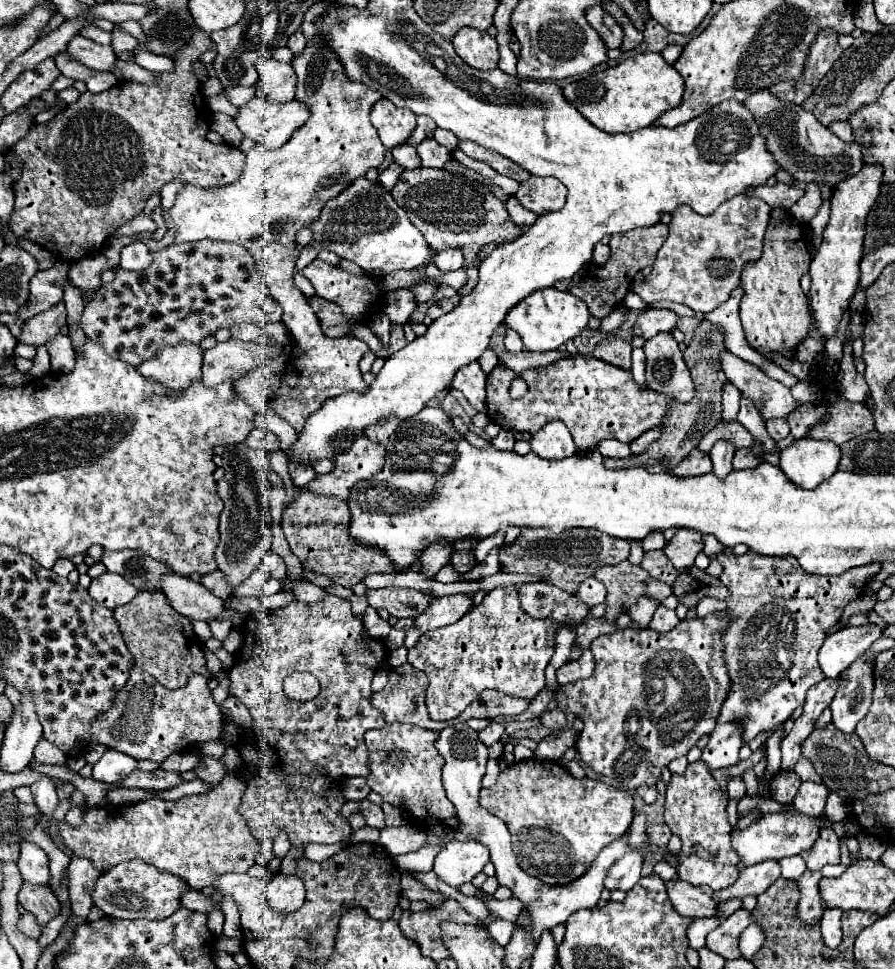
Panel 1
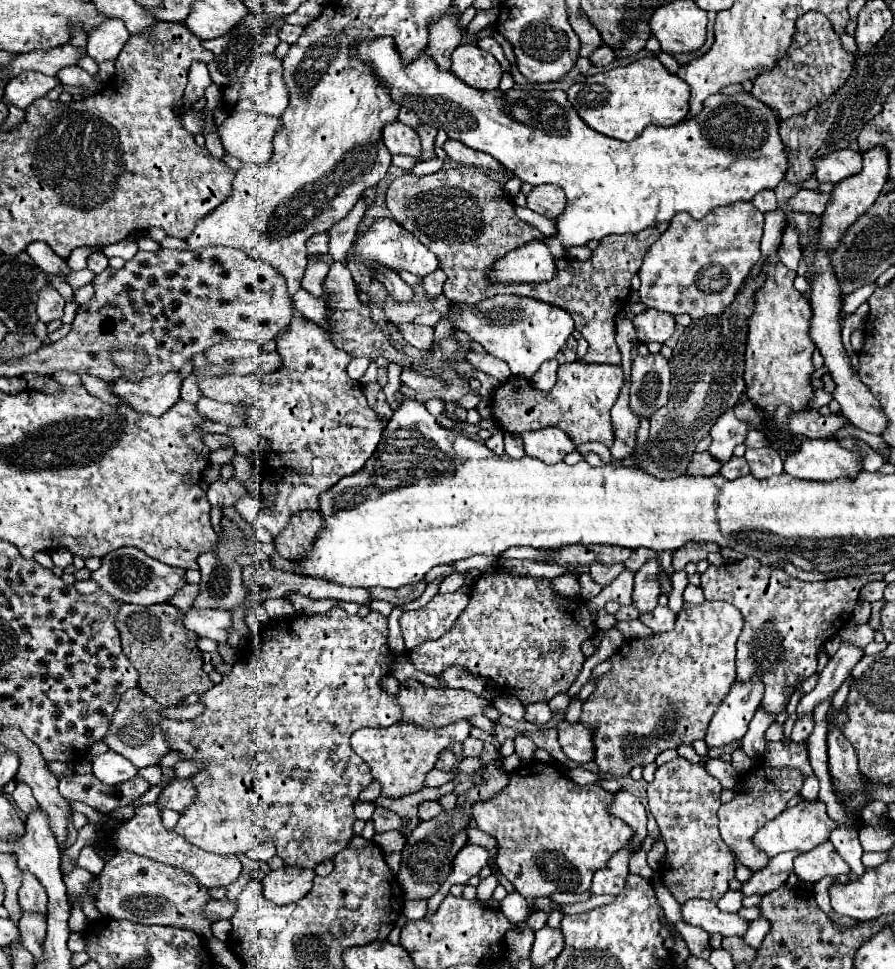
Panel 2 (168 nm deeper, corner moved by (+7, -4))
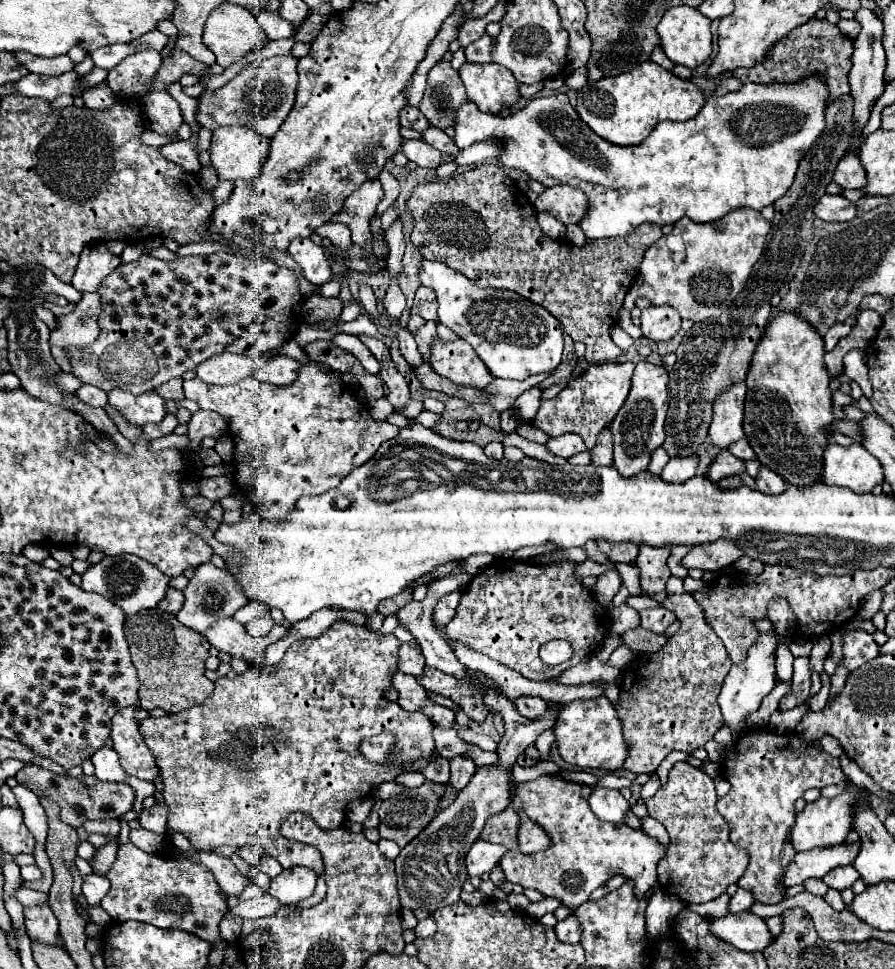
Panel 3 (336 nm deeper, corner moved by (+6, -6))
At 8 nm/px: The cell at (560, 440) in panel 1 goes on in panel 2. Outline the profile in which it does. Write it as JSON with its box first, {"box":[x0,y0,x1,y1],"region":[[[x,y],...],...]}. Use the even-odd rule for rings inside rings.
{"box":[522,427,576,465],"region":[[[558,427],[528,431],[528,433],[522,433],[522,439],[524,439],[526,455],[536,457],[548,465],[558,463],[564,459],[564,455],[576,451],[574,441]]]}

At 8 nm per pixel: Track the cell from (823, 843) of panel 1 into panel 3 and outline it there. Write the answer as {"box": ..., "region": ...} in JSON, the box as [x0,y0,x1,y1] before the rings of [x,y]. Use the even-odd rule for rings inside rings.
{"box":[823,865,859,891],"region":[[[843,865],[843,867],[835,867],[831,869],[825,877],[823,877],[823,883],[841,891],[841,889],[847,889],[851,887],[855,881],[859,879],[859,873],[853,865]]]}

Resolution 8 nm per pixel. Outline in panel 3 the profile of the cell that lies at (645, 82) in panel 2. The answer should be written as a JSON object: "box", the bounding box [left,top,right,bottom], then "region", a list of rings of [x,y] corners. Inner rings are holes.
{"box":[577,61,705,145],"region":[[[645,61],[629,73],[587,83],[577,91],[579,117],[605,141],[615,145],[639,145],[661,121],[689,121],[705,105],[703,91],[685,79],[675,77],[653,61]]]}

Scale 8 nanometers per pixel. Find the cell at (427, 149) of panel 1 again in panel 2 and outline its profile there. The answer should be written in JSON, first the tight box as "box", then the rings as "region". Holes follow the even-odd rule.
{"box":[416,123,436,159],"region":[[[420,123],[418,127],[416,127],[416,133],[420,135],[420,139],[422,139],[422,155],[420,155],[420,159],[434,159],[436,157],[436,153],[434,153],[434,137],[436,137],[436,127],[430,127],[430,125],[424,125],[424,123]]]}

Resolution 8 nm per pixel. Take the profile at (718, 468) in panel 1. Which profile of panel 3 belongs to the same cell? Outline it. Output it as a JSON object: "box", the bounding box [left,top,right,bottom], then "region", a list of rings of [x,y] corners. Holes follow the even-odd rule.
{"box":[709,383,745,449],"region":[[[745,383],[733,385],[727,393],[721,393],[713,405],[713,421],[709,437],[719,449],[729,449],[731,443],[745,437],[743,433],[743,401]]]}

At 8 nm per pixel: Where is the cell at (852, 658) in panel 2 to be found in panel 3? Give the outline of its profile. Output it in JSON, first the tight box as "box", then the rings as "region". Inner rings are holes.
{"box":[841,629,879,673],"region":[[[843,629],[841,641],[843,641],[843,665],[849,673],[879,655],[879,645],[867,631]]]}

